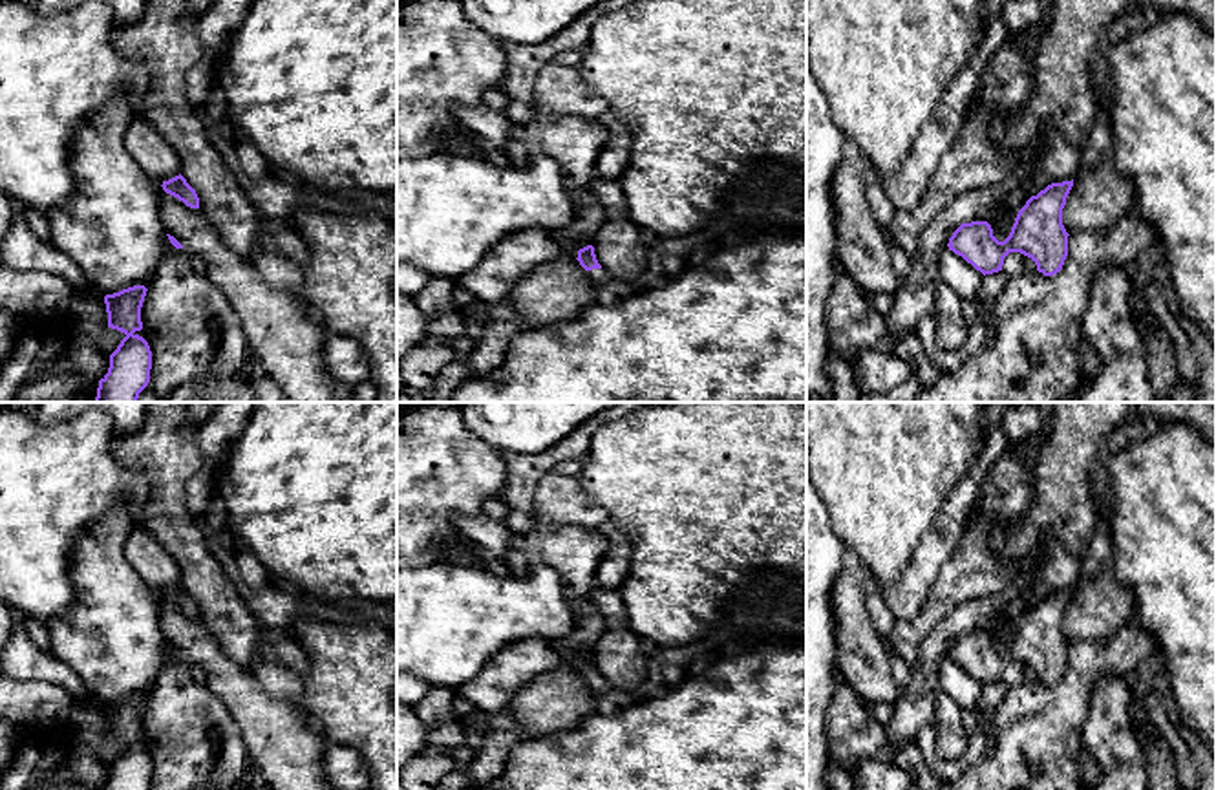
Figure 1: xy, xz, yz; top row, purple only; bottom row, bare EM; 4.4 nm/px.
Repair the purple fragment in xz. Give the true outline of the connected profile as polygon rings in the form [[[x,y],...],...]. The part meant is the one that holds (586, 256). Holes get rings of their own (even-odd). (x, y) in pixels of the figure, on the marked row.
[[[592,245],[580,249],[576,260],[596,287],[605,287],[611,282],[611,274],[598,263]]]

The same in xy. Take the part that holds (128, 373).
[[[133,285],[104,296],[108,327],[124,333],[110,355],[108,373],[99,380],[95,402],[137,402],[150,382],[152,351],[137,333],[143,329],[141,307],[144,285]]]

